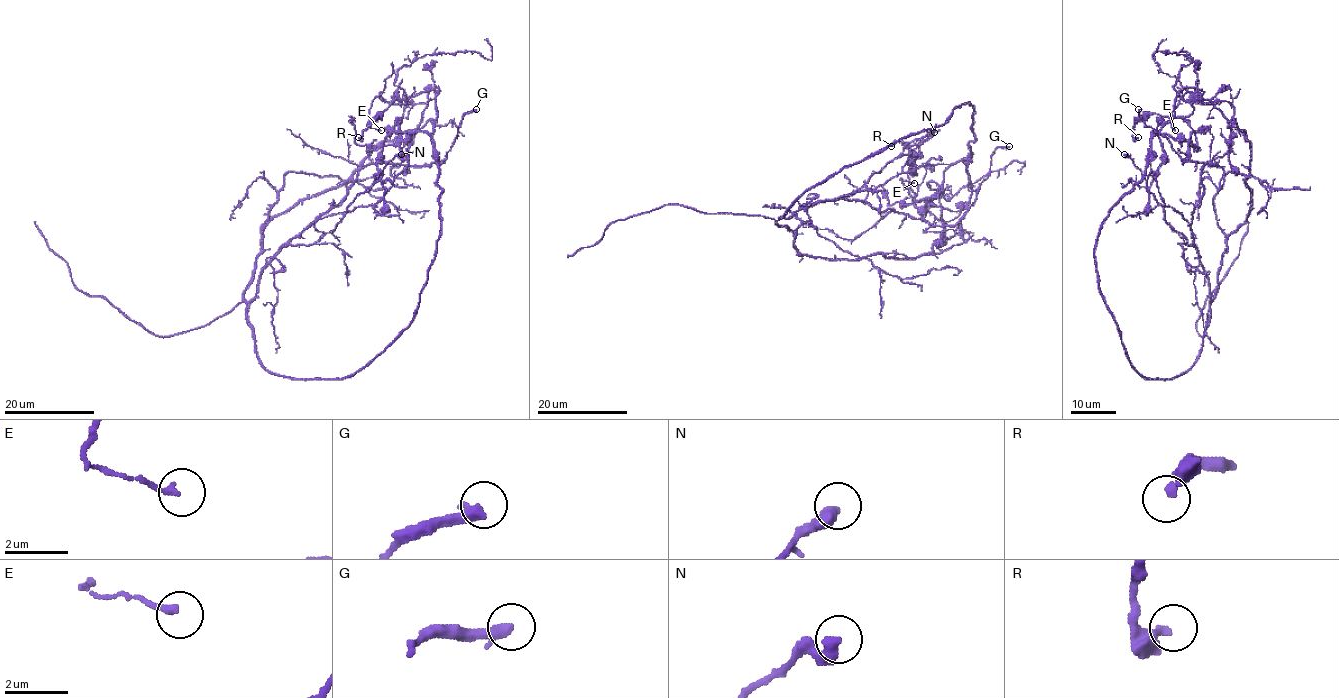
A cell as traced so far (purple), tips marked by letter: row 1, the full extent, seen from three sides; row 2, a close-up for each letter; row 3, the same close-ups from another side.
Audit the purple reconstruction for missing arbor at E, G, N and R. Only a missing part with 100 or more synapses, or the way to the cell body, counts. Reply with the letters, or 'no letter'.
no letter

